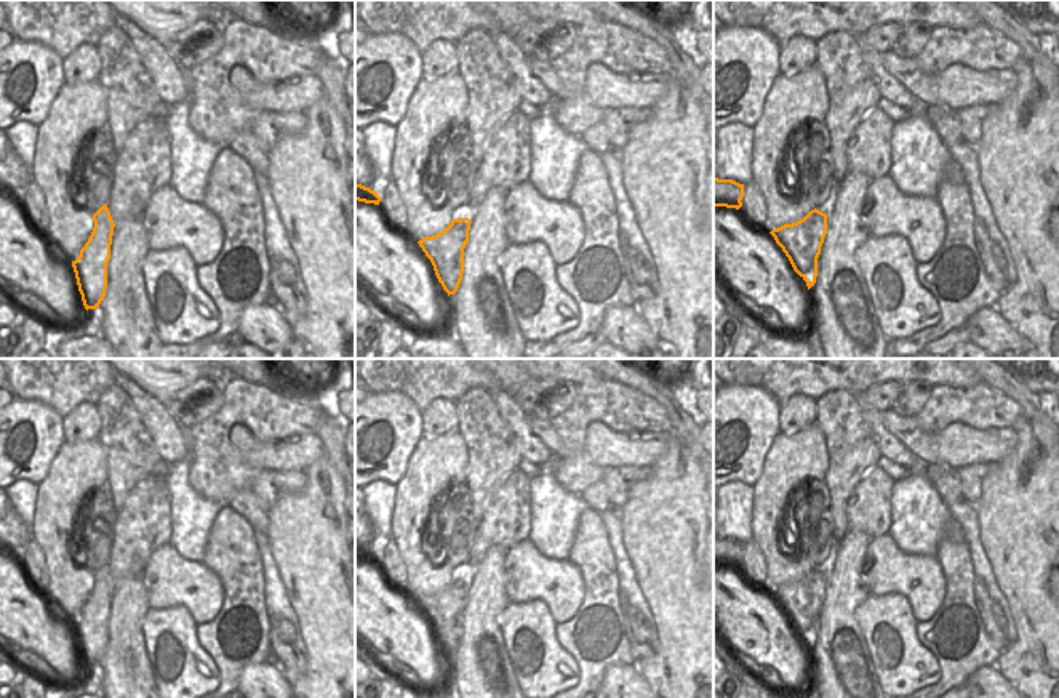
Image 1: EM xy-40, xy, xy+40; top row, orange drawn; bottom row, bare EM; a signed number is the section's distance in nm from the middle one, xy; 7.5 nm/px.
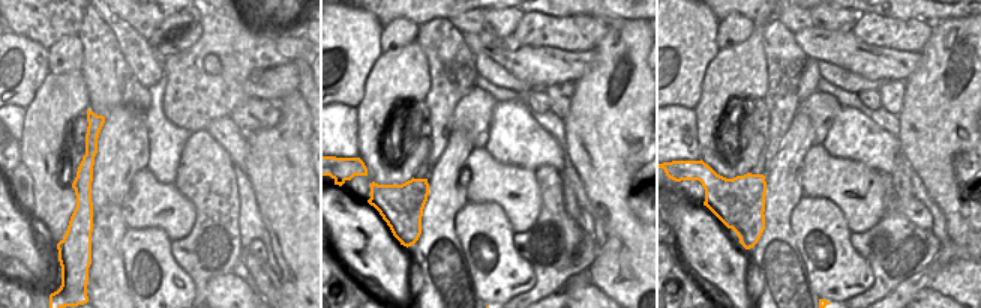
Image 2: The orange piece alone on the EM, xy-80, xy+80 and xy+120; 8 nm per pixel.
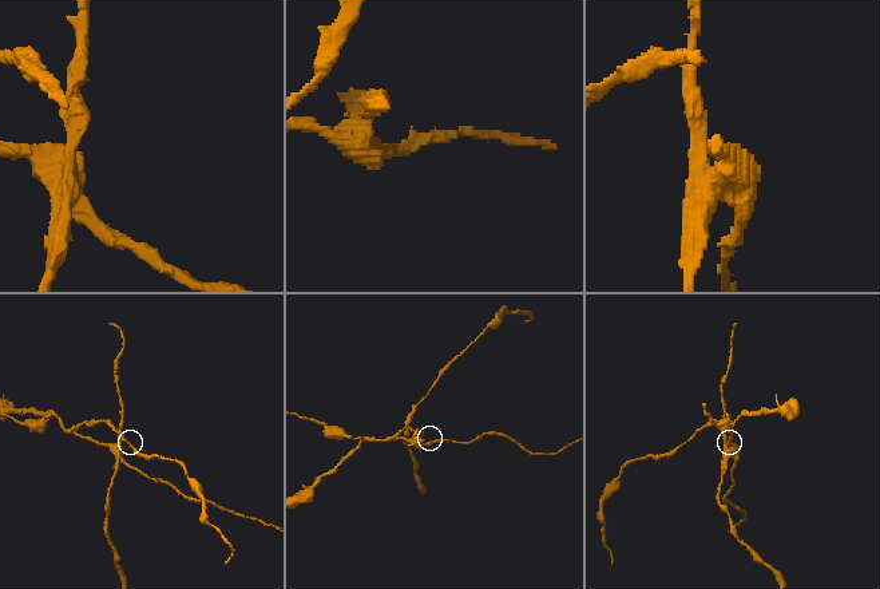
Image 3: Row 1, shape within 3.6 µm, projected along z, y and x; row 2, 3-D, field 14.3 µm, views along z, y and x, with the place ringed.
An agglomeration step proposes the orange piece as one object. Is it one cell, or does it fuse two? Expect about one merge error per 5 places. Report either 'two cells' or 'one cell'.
two cells

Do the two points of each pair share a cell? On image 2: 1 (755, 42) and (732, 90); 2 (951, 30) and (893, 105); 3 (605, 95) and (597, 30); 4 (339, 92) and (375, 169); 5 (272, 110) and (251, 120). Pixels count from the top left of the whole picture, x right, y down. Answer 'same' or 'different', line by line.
1: same
2: different
3: different
4: different
5: same

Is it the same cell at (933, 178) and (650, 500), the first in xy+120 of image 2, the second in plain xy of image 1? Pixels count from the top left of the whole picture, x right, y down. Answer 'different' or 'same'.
same

